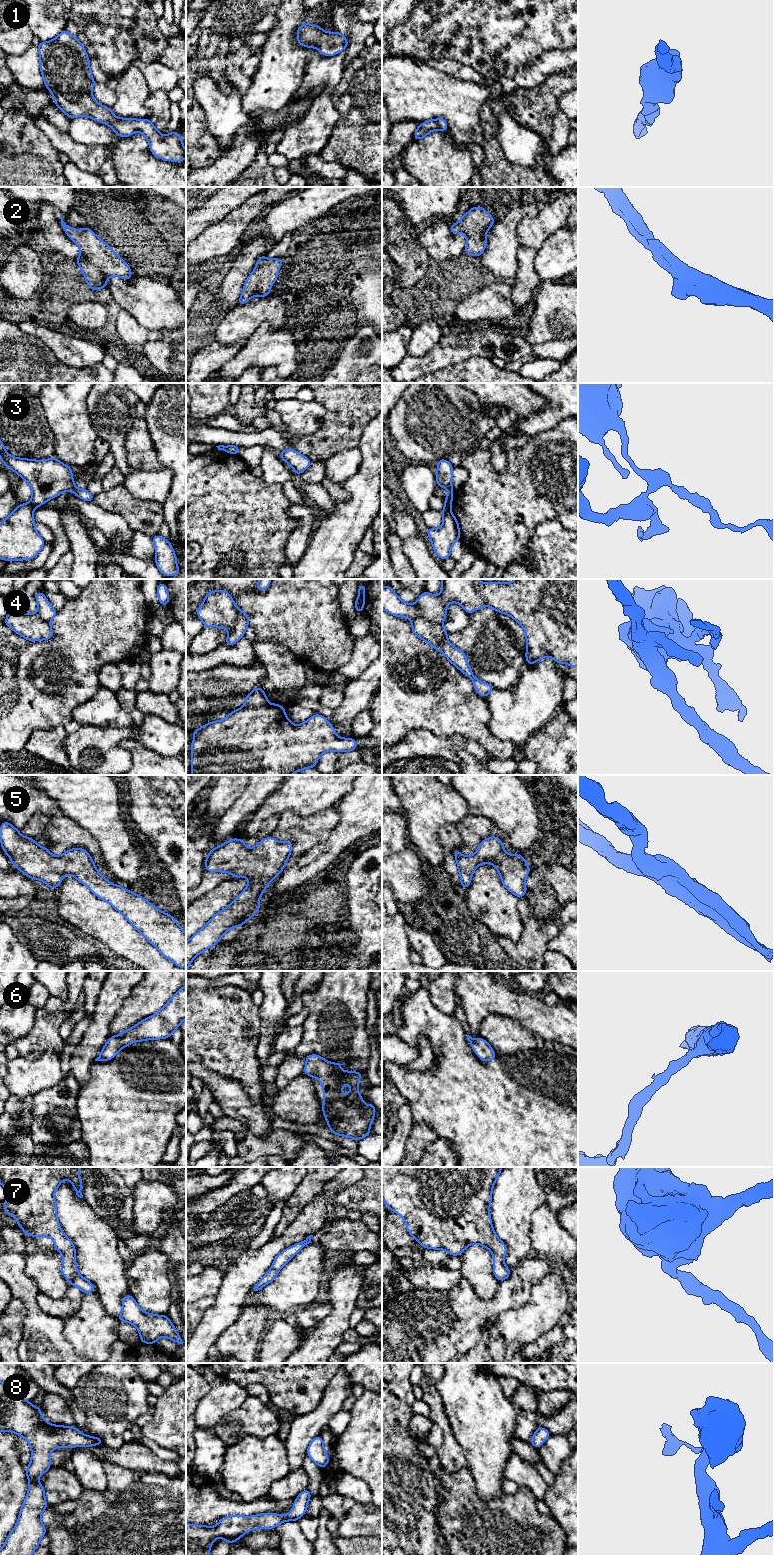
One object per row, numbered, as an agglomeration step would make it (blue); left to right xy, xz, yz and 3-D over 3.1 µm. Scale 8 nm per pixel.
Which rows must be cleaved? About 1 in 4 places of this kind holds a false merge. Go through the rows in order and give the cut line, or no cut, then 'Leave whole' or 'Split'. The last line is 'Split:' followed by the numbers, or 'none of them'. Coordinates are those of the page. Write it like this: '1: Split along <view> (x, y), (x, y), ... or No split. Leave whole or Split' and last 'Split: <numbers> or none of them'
1: No split. Leave whole
2: No split. Leave whole
3: Split along xy (29, 503), (34, 507). Split
4: Split along yz (411, 618), (426, 618), (441, 624). Split
5: No split. Leave whole
6: No split. Leave whole
7: No split. Leave whole
8: No split. Leave whole
Split: 3, 4

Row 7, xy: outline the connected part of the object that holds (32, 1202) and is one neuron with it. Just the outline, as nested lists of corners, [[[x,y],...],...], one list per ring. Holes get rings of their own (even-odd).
[[[0,1167],[0,1186],[10,1190],[4,1211],[13,1215],[25,1235],[48,1236],[63,1256],[61,1273],[83,1293],[95,1292],[92,1282],[78,1273],[73,1242],[62,1232],[57,1216],[55,1191],[62,1180],[70,1180],[76,1195],[83,1198],[80,1167]]]

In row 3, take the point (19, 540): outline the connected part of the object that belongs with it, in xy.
[[[30,503],[20,504],[0,523],[0,559],[30,560],[41,551],[45,541],[35,529],[33,511]]]

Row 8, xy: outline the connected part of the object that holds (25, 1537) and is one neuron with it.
[[[0,1381],[0,1432],[10,1431],[27,1440],[31,1447],[31,1462],[26,1467],[29,1481],[28,1492],[21,1506],[17,1524],[7,1536],[0,1555],[32,1555],[40,1545],[40,1540],[46,1535],[46,1528],[40,1517],[48,1504],[45,1500],[45,1490],[37,1478],[51,1468],[50,1453],[59,1447],[90,1447],[103,1445],[101,1437],[83,1434],[76,1427],[52,1425],[42,1416],[40,1405],[33,1407],[32,1401],[23,1398],[21,1389],[14,1388],[8,1382]]]

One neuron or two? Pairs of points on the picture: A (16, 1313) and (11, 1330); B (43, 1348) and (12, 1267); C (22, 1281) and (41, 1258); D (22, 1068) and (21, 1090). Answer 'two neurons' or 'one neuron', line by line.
A: one neuron
B: one neuron
C: two neurons
D: one neuron

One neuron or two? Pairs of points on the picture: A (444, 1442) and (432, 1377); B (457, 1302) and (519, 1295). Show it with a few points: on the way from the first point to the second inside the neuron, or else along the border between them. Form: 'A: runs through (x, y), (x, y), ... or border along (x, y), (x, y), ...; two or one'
A: runs through (440, 1426), (432, 1393); one
B: runs through (472, 1305), (496, 1305), (504, 1299); one

